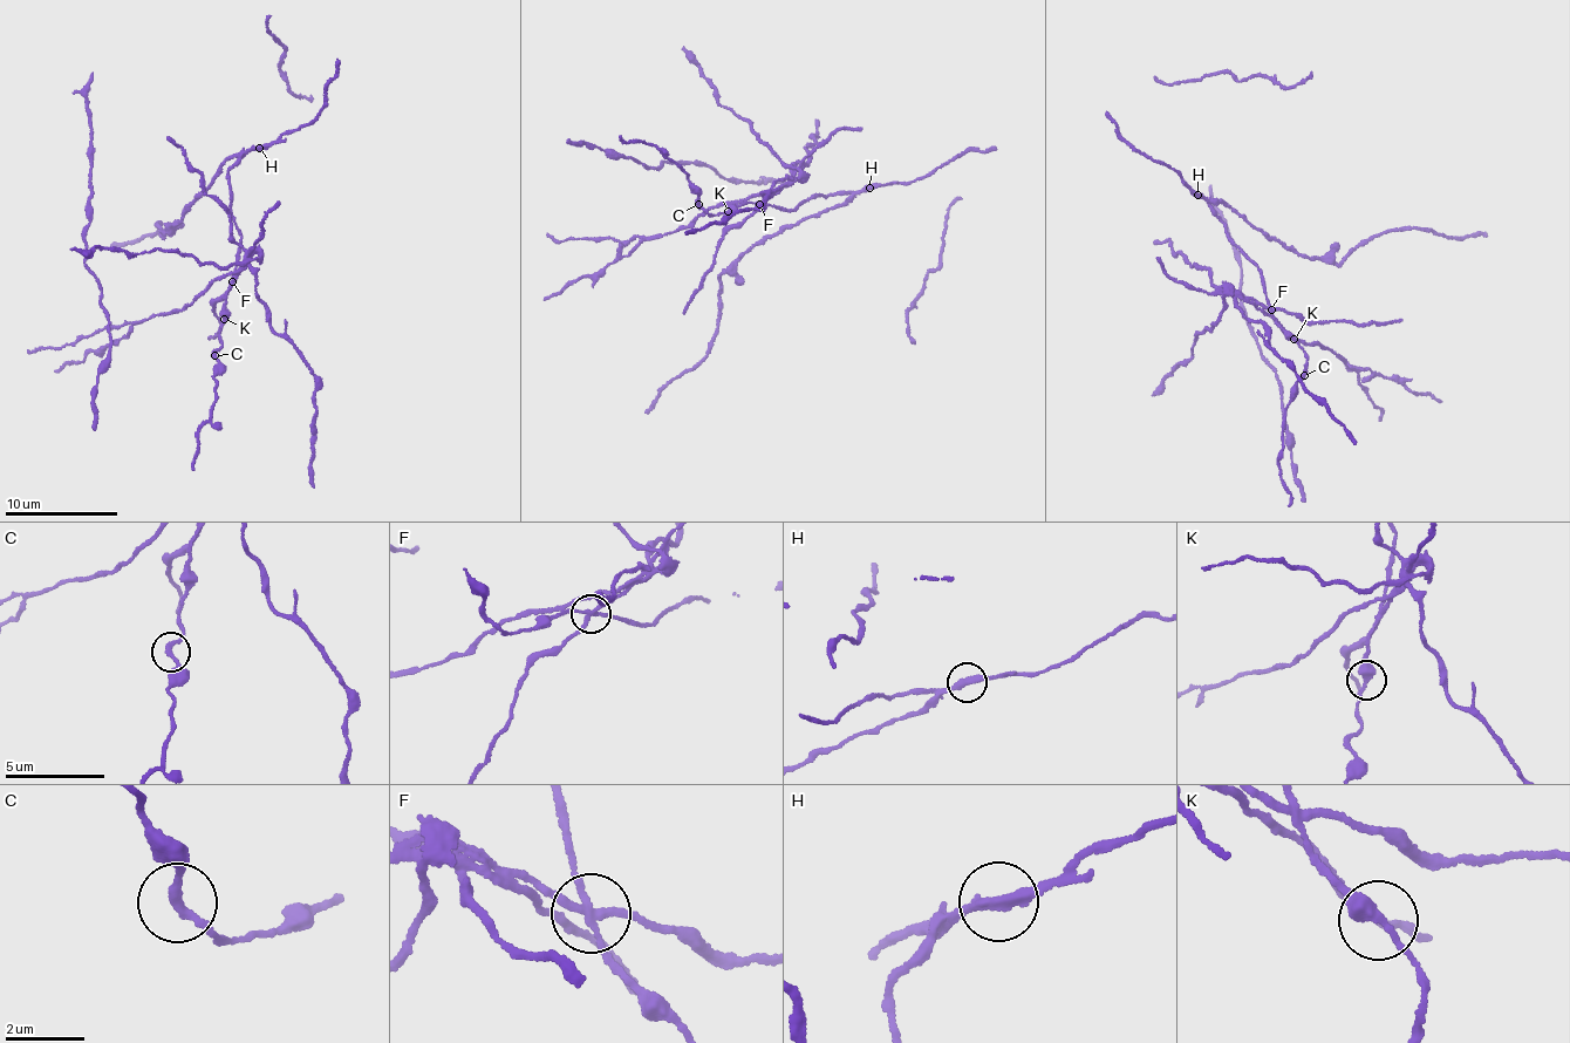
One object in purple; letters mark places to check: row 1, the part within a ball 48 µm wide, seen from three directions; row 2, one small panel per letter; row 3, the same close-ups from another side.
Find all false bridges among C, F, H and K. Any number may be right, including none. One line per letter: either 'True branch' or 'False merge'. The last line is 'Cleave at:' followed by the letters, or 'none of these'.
C: True branch
F: False merge
H: False merge
K: True branch
Cleave at: F, H

